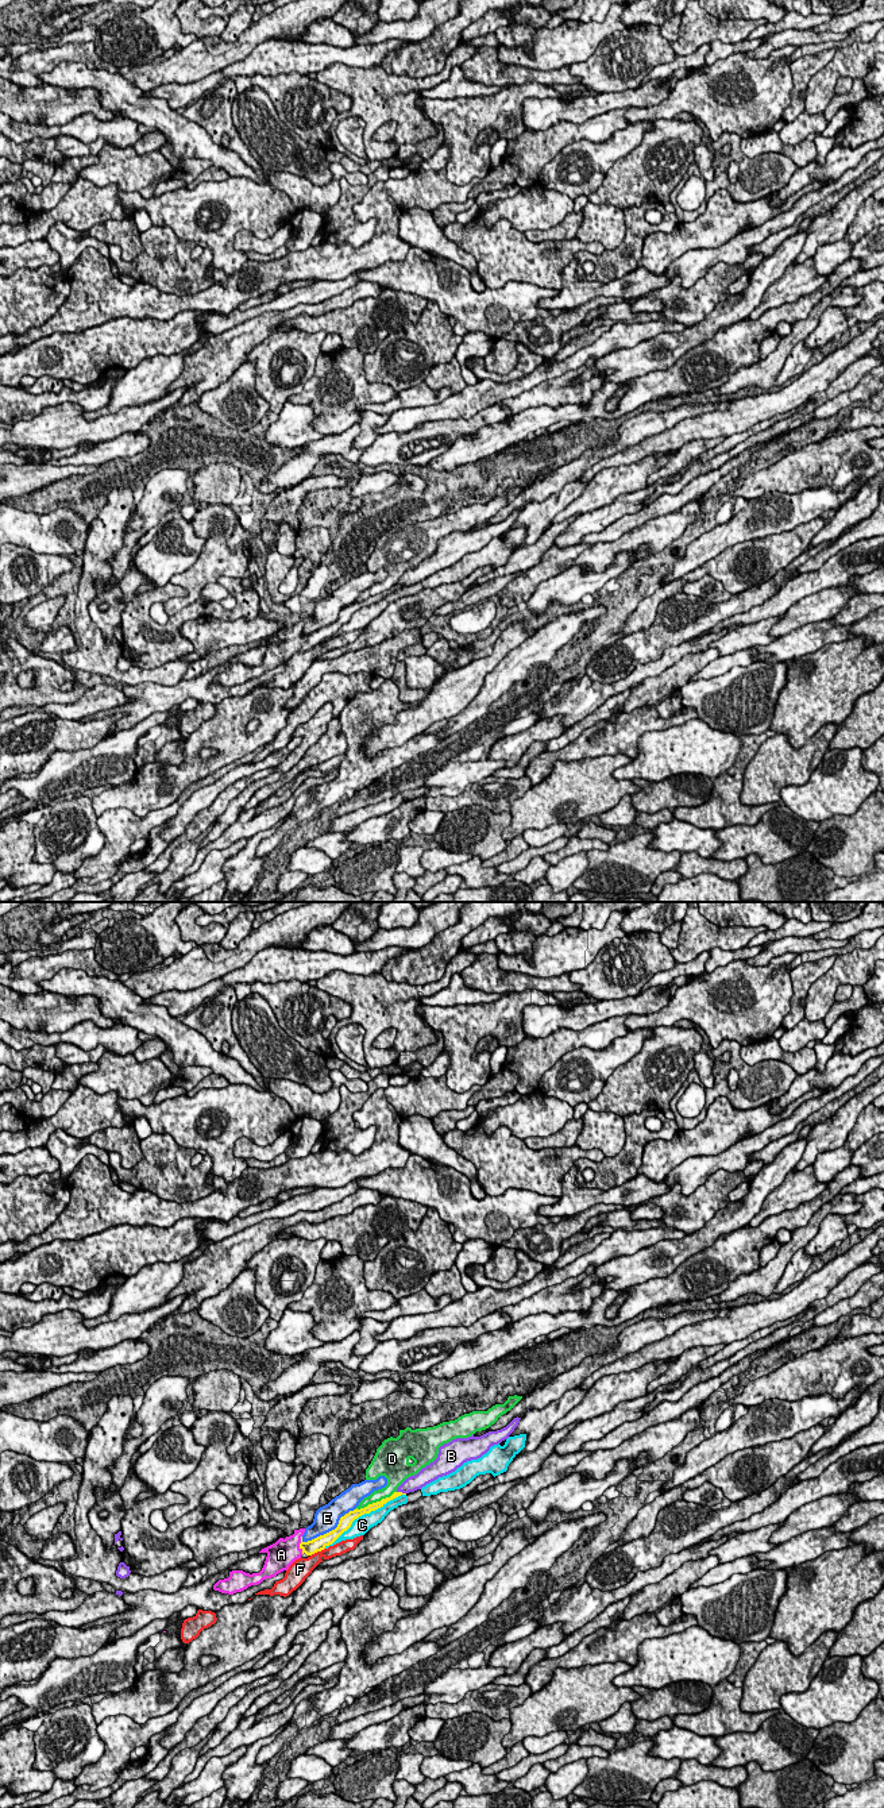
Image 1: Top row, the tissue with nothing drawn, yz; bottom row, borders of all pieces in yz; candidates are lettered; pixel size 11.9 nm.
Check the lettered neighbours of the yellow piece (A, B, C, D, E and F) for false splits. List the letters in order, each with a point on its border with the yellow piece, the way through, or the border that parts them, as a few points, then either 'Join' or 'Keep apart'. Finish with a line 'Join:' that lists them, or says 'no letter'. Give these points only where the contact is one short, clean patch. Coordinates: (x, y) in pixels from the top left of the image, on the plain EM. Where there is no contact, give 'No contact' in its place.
A: Touches yellow at yz (300, 637). Path across: yz (319, 636), (300, 637), (282, 646). Join
B: Touches yellow at yz (401, 585). Keep apart
C: Touches yellow at yz (363, 606). Keep apart
D: Touches yellow at yz (377, 594). Keep apart
E: Touches yellow at yz (329, 624). Keep apart
F: Touches yellow at yz (317, 643). Keep apart
Join: A

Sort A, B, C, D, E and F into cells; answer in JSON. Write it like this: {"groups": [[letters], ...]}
{"groups": [["A"], ["B"], ["C"], ["D"], ["E"], ["F"]]}

